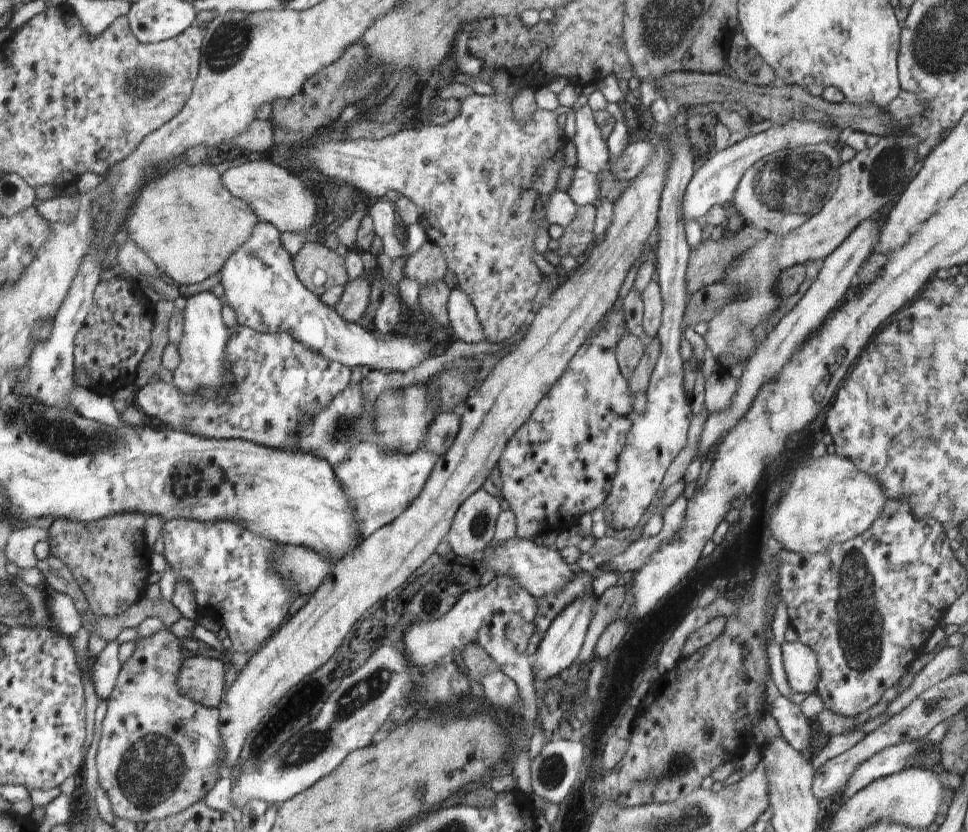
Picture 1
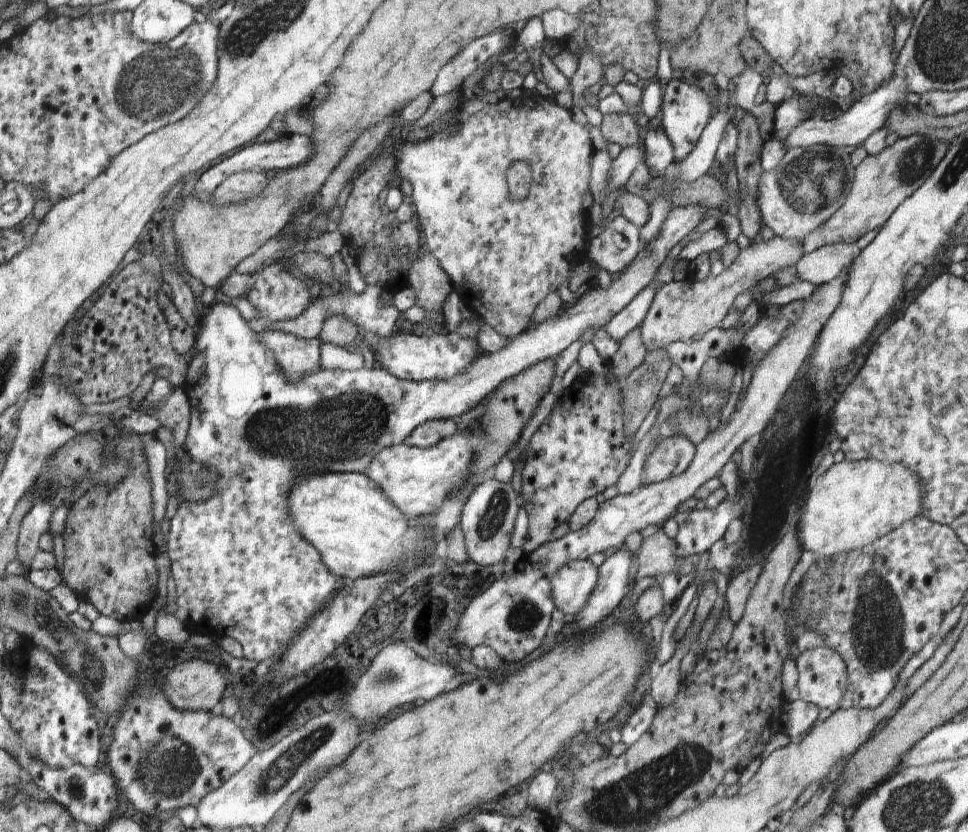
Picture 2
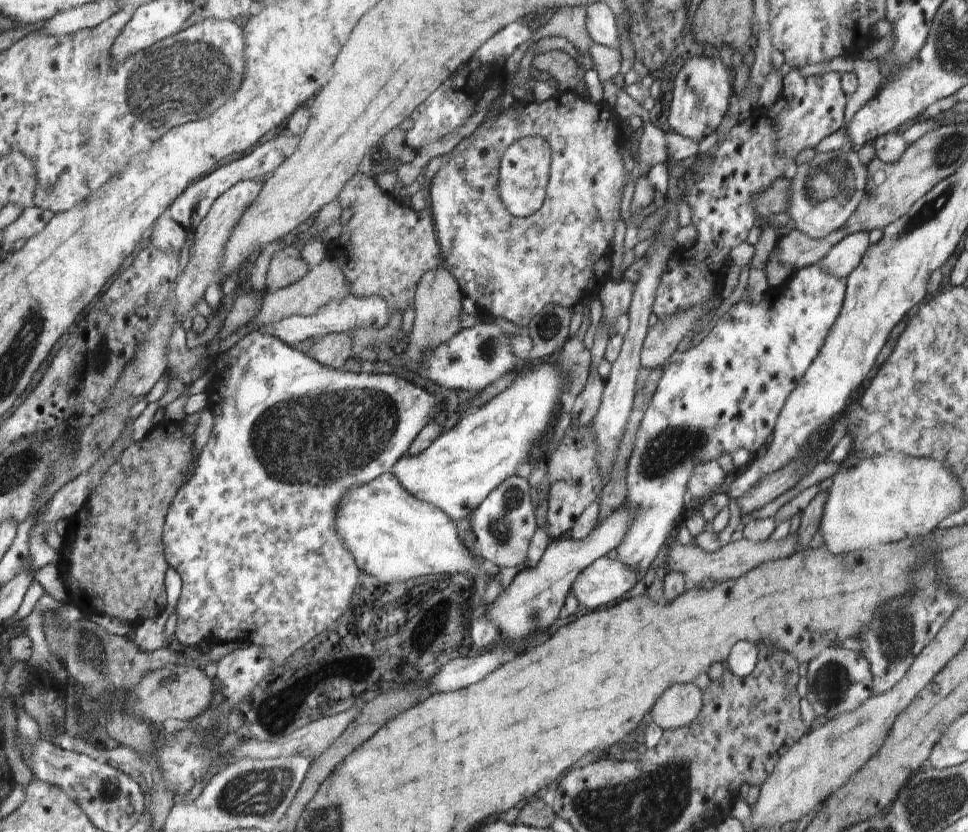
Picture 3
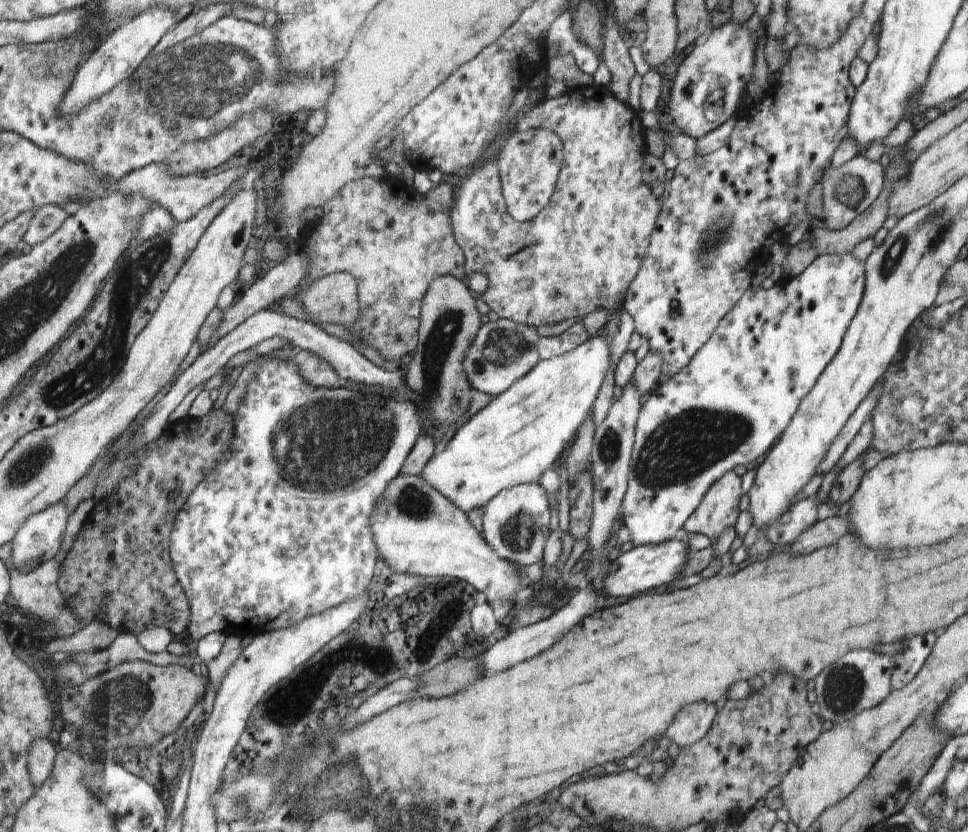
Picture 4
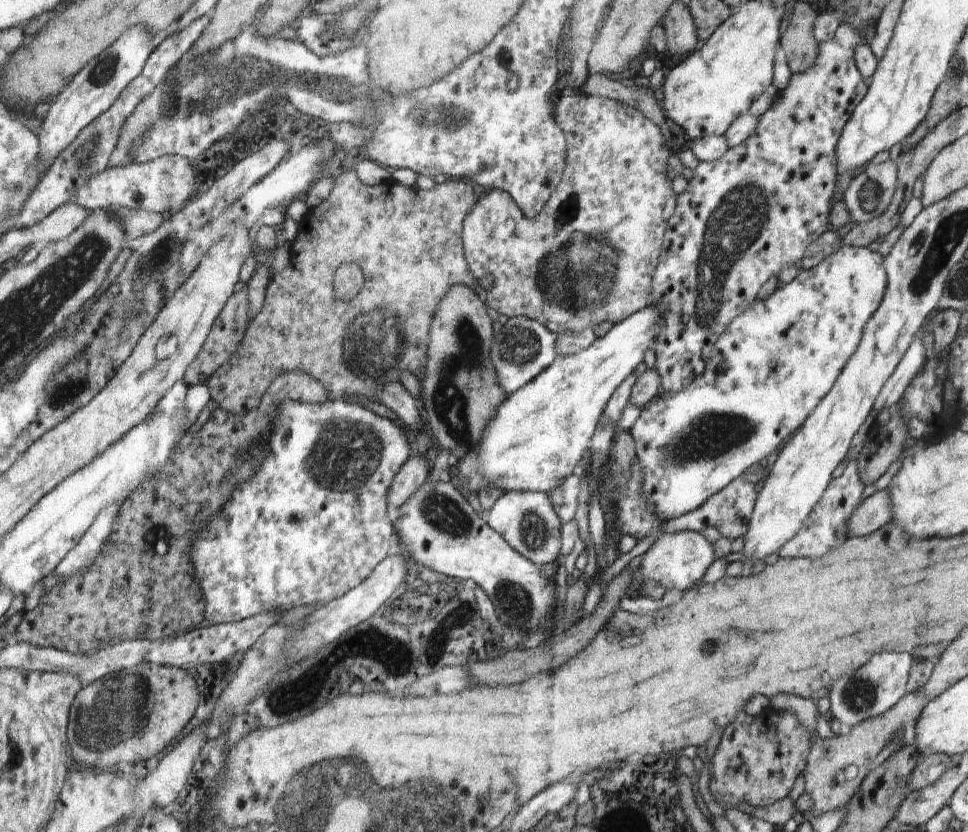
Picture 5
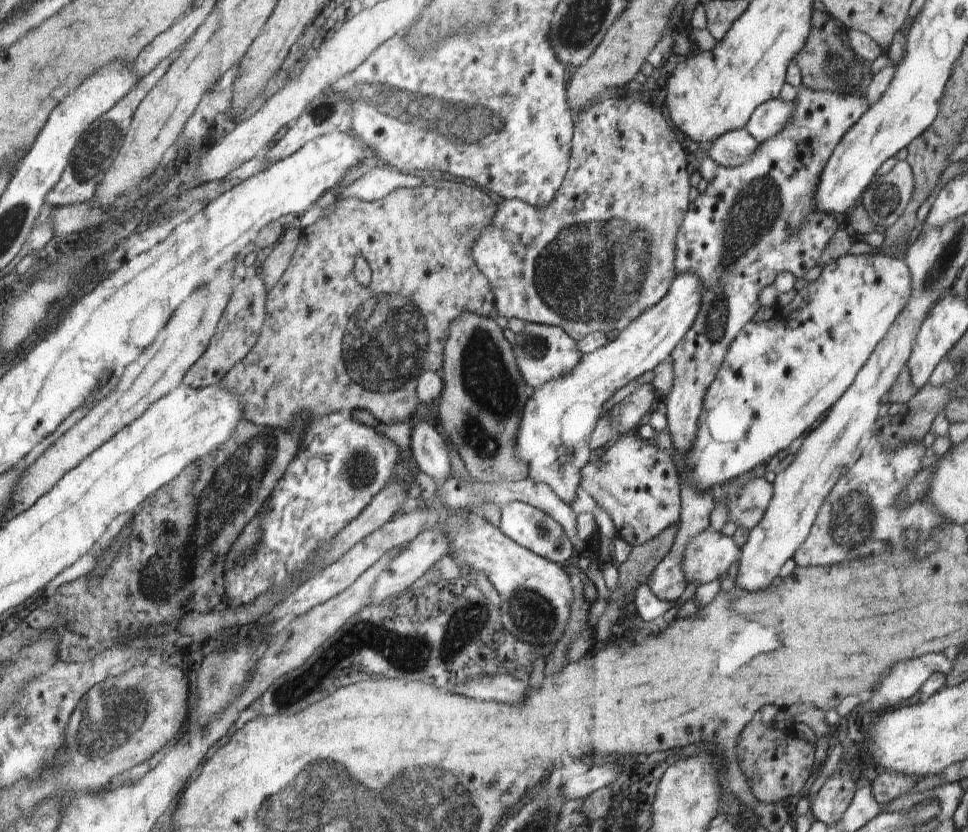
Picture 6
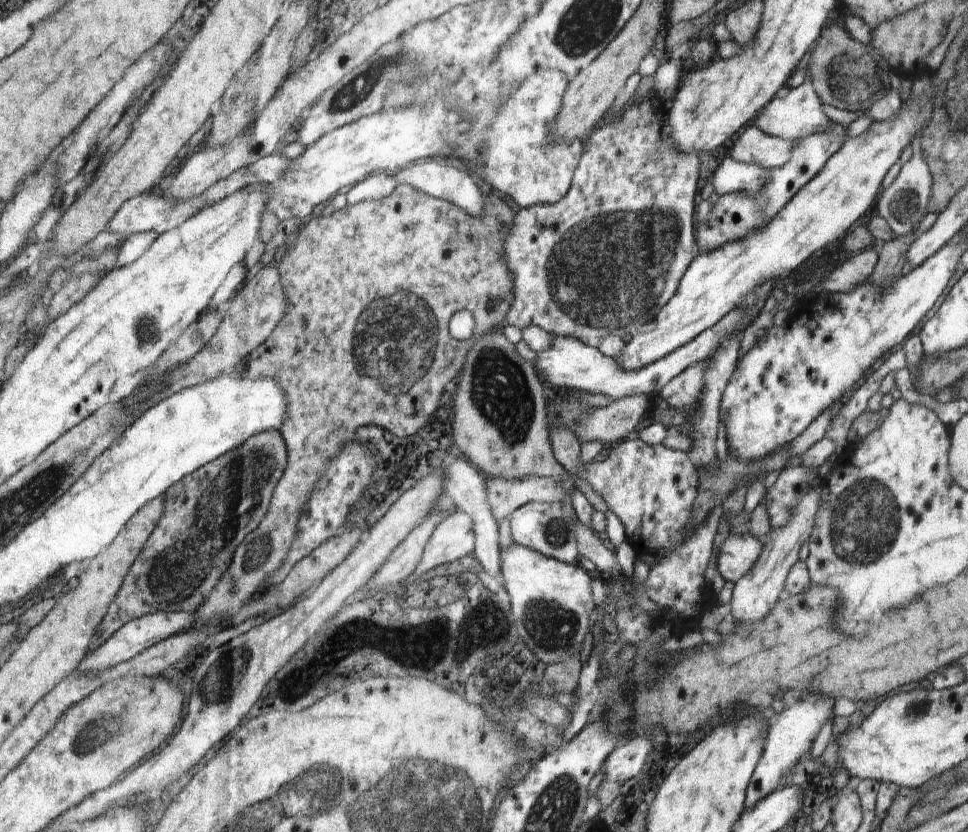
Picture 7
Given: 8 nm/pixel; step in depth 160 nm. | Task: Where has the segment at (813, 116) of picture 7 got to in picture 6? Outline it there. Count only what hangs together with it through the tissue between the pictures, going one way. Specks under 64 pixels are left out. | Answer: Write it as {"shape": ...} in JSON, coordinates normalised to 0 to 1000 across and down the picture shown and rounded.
{"shape":[[[802,119],[788,123],[779,131],[770,155],[781,171],[789,171],[816,144],[820,129],[819,121],[812,124]]]}

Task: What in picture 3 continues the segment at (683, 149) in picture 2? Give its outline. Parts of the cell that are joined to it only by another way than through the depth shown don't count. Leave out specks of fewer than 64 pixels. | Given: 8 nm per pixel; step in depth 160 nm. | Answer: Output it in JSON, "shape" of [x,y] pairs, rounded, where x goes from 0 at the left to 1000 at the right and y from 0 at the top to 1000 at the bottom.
{"shape":[[[718,67],[702,82],[696,96],[696,115],[692,125],[692,139],[690,139],[693,157],[725,169],[741,156],[757,118],[757,88],[751,82],[745,70],[728,67]]]}

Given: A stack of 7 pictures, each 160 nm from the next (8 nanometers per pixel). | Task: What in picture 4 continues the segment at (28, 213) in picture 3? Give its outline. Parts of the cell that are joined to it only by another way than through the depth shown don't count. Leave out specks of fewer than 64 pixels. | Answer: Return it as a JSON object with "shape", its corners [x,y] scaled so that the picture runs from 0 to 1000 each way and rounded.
{"shape":[[[49,246],[39,250],[31,264],[31,272],[25,281],[24,294],[32,298],[54,284],[70,262],[70,255],[61,246]]]}

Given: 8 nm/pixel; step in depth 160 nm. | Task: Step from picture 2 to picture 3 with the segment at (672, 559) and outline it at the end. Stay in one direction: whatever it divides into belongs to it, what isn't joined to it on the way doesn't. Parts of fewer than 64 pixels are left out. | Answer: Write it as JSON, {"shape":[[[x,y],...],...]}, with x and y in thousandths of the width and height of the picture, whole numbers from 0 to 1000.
{"shape":[[[824,637],[818,643],[808,647],[808,649],[785,649],[777,651],[771,647],[760,644],[757,650],[742,662],[731,665],[718,654],[694,654],[690,671],[688,671],[688,684],[697,688],[707,688],[707,697],[710,704],[723,704],[724,698],[740,697],[740,700],[750,700],[750,697],[760,697],[762,692],[768,692],[774,686],[783,683],[790,675],[811,672],[824,662]]]}

